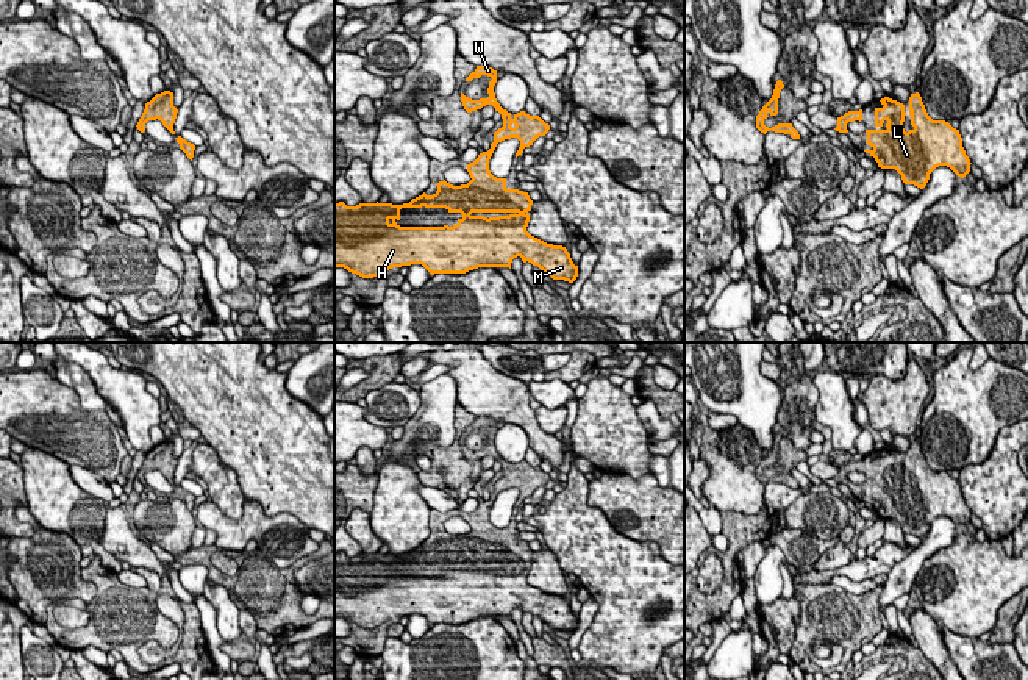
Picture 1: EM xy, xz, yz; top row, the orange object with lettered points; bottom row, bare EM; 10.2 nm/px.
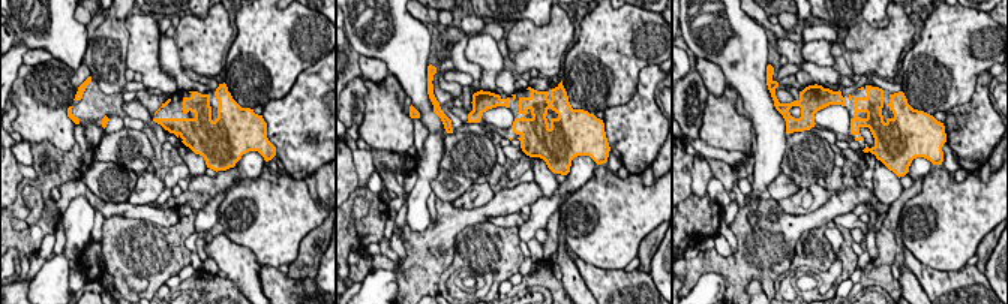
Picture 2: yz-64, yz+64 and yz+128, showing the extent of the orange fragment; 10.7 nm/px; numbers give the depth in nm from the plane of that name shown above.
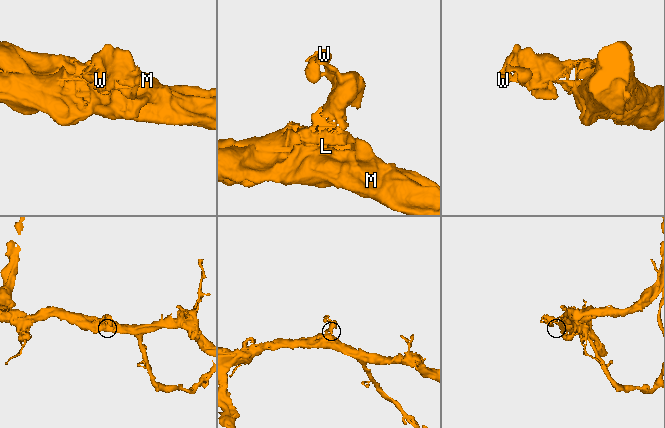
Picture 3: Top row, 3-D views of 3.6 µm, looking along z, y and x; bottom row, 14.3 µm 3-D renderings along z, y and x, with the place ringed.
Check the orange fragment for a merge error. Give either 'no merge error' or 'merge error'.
no merge error

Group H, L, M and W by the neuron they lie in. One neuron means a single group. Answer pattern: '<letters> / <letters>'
H L M W

